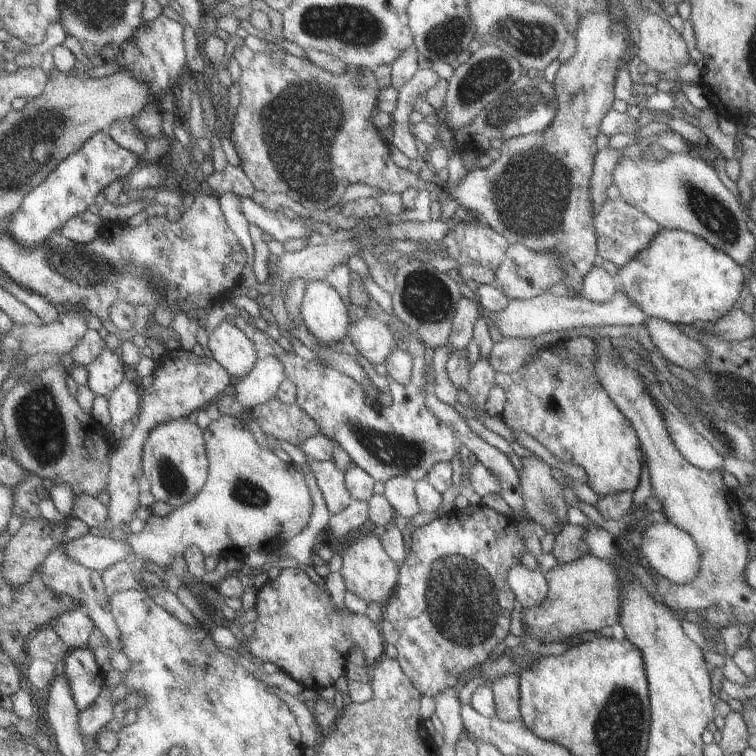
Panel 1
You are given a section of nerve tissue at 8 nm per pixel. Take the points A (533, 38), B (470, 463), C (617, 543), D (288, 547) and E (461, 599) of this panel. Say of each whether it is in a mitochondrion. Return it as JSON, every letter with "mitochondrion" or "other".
{"A":"mitochondrion","B":"other","C":"other","D":"other","E":"mitochondrion"}

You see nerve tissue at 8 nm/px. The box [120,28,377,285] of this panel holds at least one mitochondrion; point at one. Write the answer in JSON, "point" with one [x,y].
{"point":[297,127]}

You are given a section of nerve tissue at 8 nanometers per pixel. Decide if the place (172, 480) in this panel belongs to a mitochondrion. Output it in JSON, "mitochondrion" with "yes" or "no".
{"mitochondrion":"yes"}

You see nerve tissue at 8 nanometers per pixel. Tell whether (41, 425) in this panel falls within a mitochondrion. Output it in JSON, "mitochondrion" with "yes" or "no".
{"mitochondrion":"yes"}

